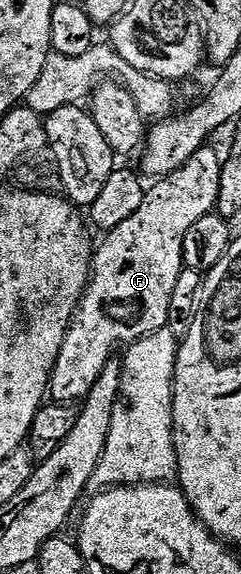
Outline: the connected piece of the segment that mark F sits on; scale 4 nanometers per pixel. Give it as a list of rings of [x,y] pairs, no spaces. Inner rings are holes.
[[[212,146],[201,148],[179,170],[152,183],[155,185],[148,187],[139,209],[103,236],[102,244],[94,251],[89,285],[77,305],[53,368],[49,394],[54,401],[82,401],[93,388],[104,366],[112,361],[113,348],[128,346],[168,327],[173,291],[185,269],[182,262],[183,240],[199,218],[216,209],[219,182],[222,181],[222,163],[222,157]]]

